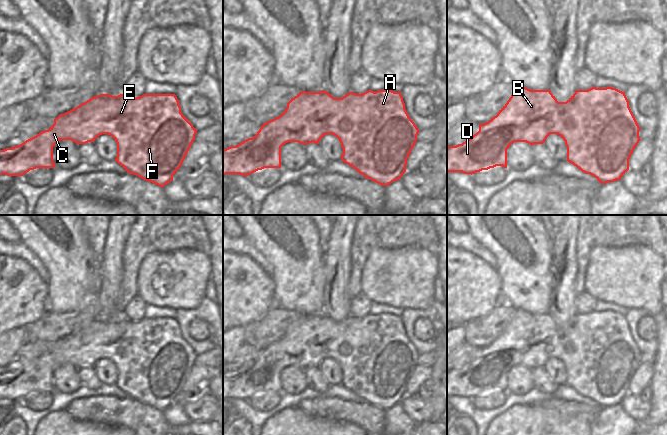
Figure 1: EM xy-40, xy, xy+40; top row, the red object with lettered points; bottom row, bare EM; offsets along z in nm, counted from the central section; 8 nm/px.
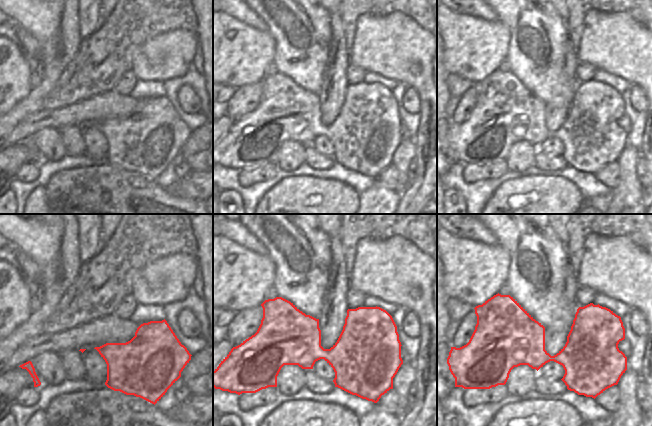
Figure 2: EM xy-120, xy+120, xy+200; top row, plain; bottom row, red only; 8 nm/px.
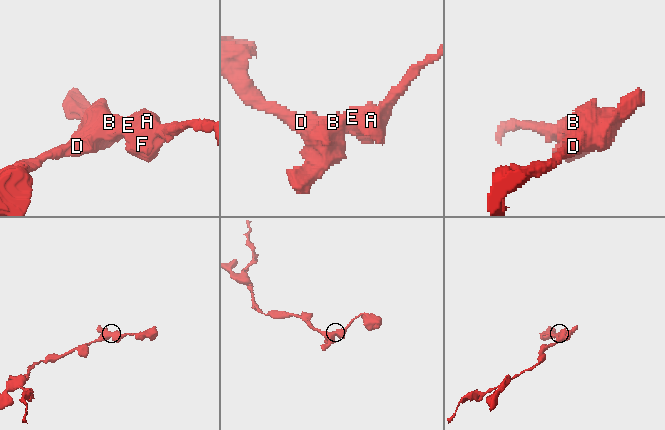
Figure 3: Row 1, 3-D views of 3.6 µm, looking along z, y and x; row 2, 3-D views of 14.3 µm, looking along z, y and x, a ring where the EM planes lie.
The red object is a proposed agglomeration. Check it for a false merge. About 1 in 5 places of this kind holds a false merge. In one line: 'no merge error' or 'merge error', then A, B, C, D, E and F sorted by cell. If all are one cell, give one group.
no merge error; groups A B C D E F

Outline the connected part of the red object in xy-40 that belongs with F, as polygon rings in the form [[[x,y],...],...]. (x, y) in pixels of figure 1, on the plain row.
[[[125,317],[118,320],[100,318],[64,338],[60,338],[54,343],[54,348],[48,354],[40,356],[18,370],[0,374],[0,399],[23,400],[36,392],[54,392],[53,371],[60,364],[72,364],[76,368],[86,368],[94,366],[102,358],[108,358],[117,367],[117,381],[115,385],[118,388],[129,398],[134,398],[163,412],[173,404],[173,399],[182,390],[195,364],[196,357],[197,354],[181,337],[181,331],[175,318],[143,318],[136,322],[132,322]]]

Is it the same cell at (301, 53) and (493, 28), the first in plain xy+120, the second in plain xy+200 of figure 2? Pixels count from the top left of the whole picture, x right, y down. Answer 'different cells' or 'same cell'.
different cells

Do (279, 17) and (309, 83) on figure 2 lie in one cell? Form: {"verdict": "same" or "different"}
{"verdict": "same"}

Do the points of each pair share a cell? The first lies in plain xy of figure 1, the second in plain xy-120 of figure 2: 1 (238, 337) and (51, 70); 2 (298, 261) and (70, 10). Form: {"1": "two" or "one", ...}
{"1": "one", "2": "two"}

